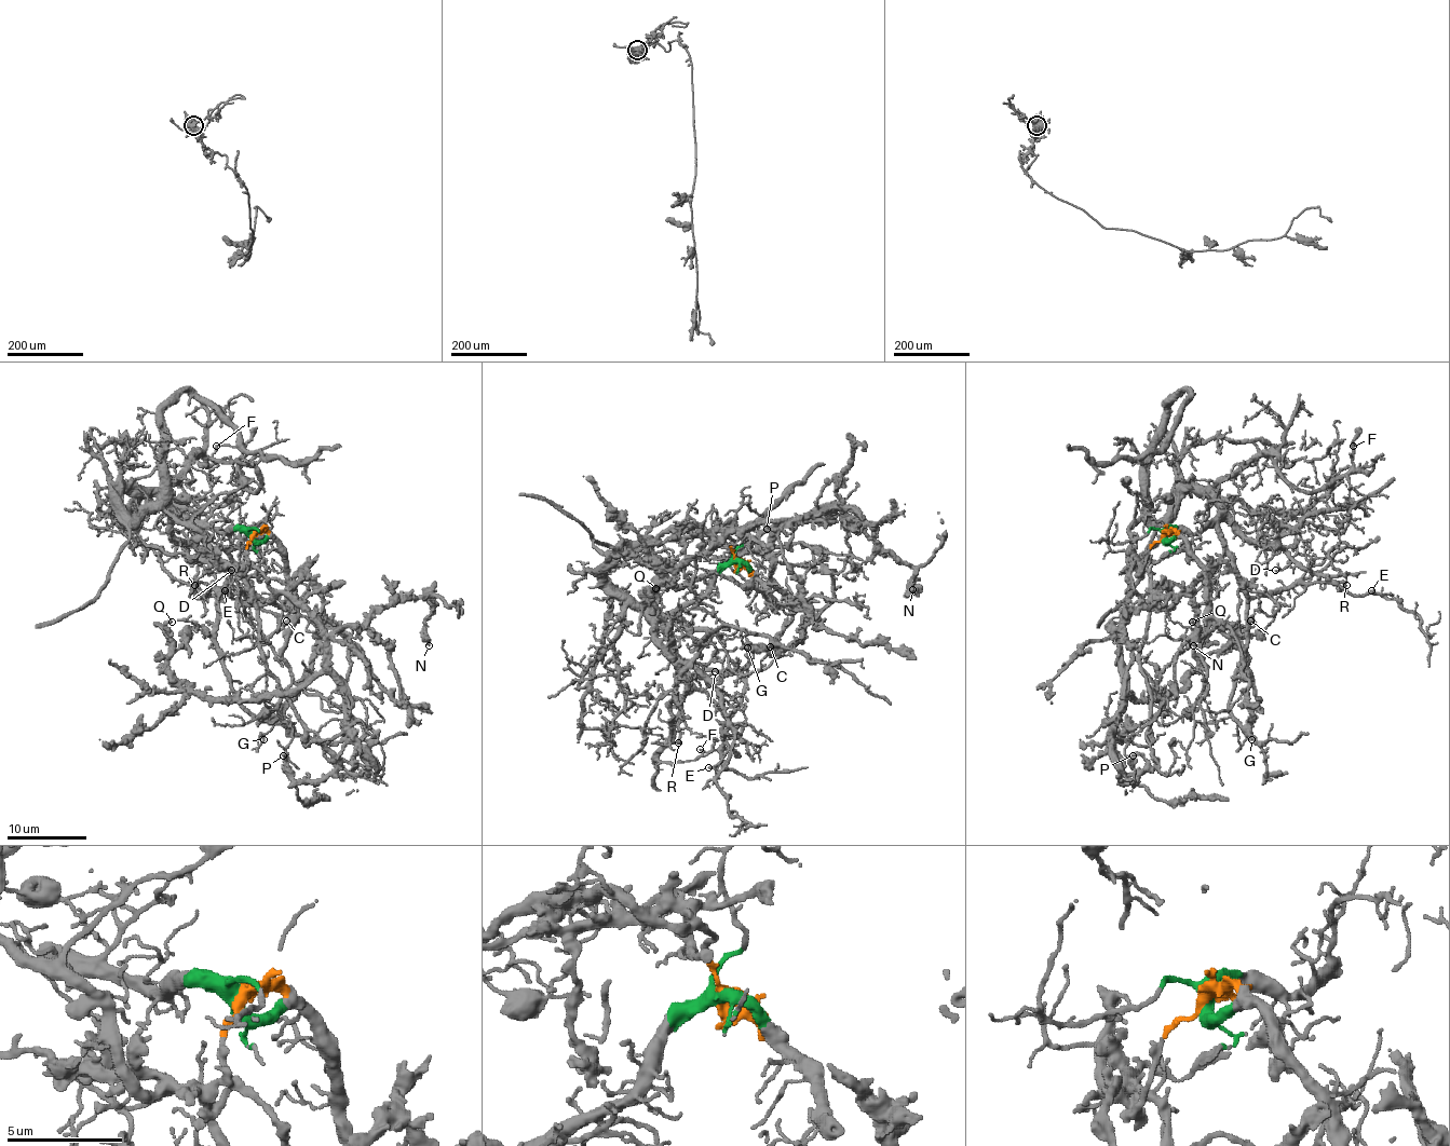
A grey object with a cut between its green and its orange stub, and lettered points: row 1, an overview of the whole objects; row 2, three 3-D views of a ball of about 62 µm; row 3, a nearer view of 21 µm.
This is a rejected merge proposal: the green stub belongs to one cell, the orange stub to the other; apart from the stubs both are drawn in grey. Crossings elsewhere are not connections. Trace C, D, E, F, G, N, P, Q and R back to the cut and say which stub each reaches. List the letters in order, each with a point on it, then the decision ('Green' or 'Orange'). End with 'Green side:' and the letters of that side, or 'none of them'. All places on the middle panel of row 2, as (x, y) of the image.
C: Place: (770, 646). Green
D: Place: (715, 671). Green
E: Place: (708, 767). Green
F: Place: (700, 749). Green
G: Place: (747, 647). Green
N: Place: (912, 589). Orange
P: Place: (767, 529). Orange
Q: Place: (655, 588). Orange
R: Place: (678, 742). Green
Green side: C, D, E, F, G, R

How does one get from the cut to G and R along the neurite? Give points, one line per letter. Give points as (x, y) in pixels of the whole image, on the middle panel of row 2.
G: (735, 560), (678, 618), (709, 635), (700, 642), (734, 625), (756, 632), (744, 637), (748, 649)
R: (735, 560), (678, 611), (686, 627), (702, 627), (709, 635), (678, 684), (678, 742)

